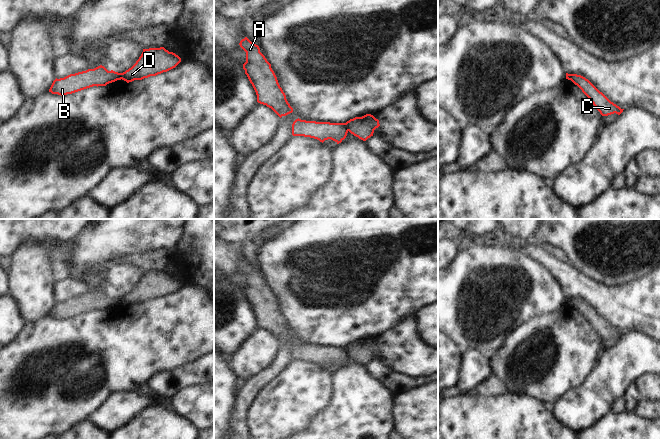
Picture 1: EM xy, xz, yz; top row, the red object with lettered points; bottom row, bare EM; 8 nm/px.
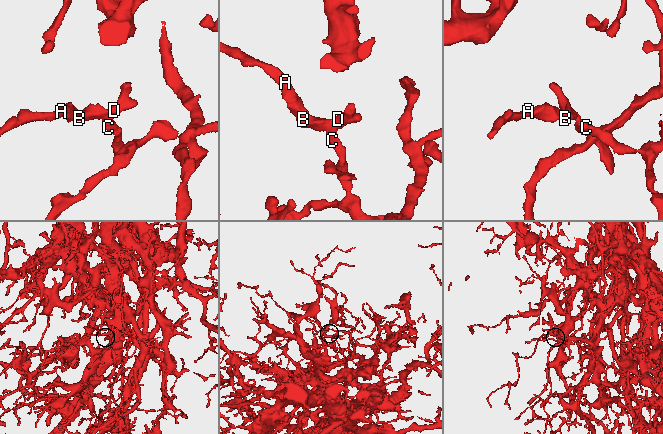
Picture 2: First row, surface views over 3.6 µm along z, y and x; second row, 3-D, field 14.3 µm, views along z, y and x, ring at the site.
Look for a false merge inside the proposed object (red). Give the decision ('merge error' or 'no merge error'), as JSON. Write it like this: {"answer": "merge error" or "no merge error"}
{"answer": "merge error"}

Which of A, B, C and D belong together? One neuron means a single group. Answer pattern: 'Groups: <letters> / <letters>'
Groups: A B C / D

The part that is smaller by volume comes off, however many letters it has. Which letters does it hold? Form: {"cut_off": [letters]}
{"cut_off": ["D"]}

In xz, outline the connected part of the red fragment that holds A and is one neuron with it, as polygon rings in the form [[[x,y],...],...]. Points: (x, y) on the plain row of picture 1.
[[[247,261],[242,263],[239,269],[246,276],[243,293],[256,316],[257,326],[271,332],[280,342],[292,337],[293,332],[259,270]]]

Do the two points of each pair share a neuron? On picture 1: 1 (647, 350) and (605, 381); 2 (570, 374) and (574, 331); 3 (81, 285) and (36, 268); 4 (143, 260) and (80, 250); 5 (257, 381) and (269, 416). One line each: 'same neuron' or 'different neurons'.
1: same neuron
2: same neuron
3: different neurons
4: different neurons
5: different neurons

